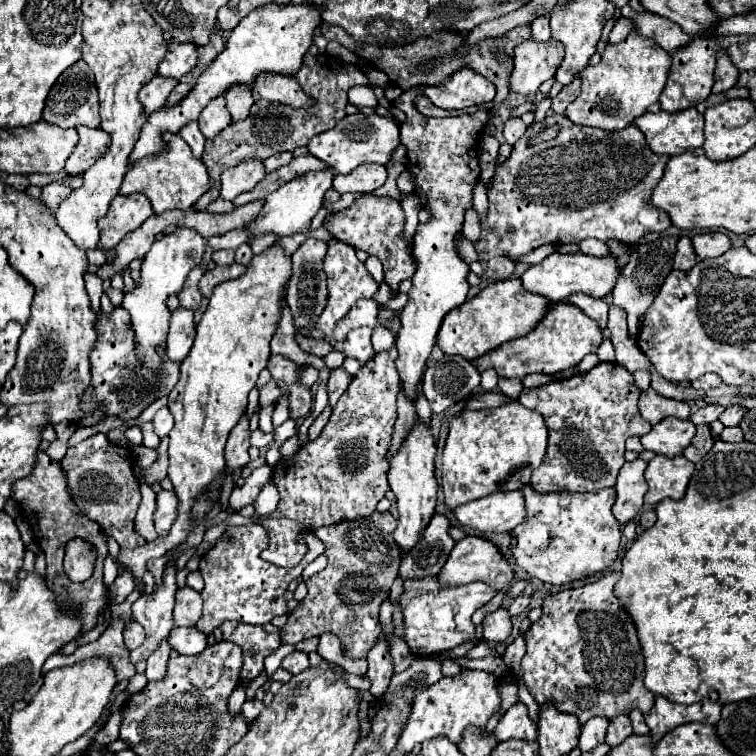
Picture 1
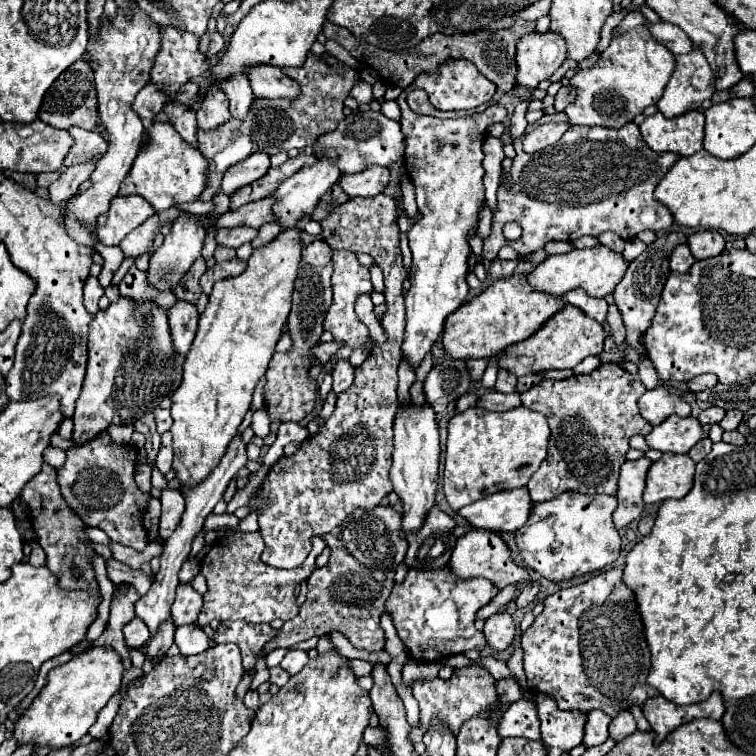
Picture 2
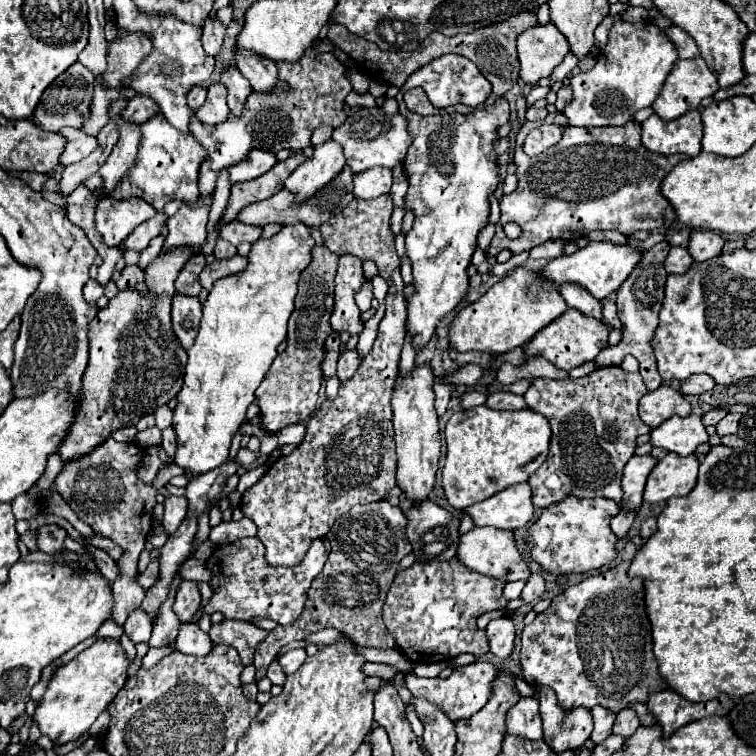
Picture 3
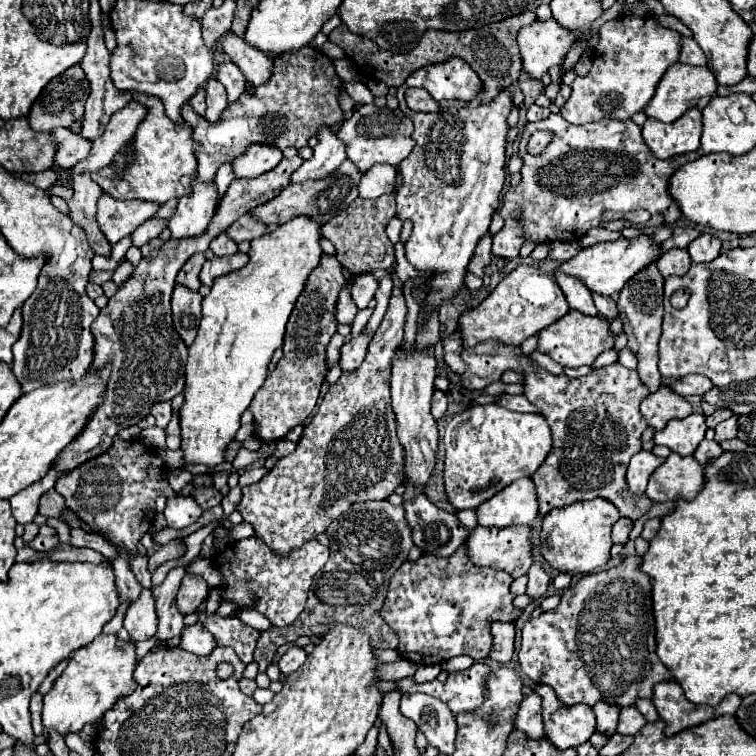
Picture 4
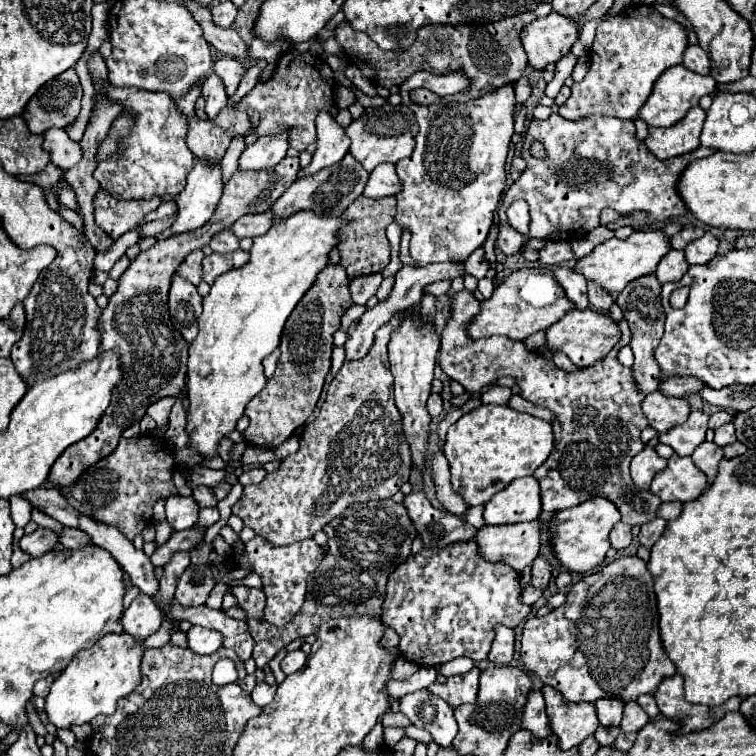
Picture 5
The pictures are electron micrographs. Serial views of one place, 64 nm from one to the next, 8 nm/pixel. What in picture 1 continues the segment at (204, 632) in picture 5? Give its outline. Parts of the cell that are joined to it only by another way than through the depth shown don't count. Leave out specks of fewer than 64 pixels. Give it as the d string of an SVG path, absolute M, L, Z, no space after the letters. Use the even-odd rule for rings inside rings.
M174 628L168 636L168 644L178 654L200 654L206 648L206 636L196 628Z

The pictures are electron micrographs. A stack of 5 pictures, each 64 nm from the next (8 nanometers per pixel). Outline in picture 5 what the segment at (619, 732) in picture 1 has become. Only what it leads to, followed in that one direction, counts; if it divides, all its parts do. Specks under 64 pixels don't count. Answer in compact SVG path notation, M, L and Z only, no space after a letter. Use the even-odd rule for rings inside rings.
M636 702L624 706L624 718L620 722L622 732L638 732L646 724L648 724L648 716Z

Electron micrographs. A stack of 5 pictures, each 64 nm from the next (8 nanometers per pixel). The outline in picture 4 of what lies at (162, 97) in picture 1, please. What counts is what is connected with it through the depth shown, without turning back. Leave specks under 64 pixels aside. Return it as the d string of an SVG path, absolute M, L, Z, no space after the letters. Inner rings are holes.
M136 100L128 102L122 110L112 114L104 134L94 140L92 152L88 154L86 160L78 162L74 168L70 168L70 178L78 176L82 172L96 172L104 166L108 166L114 158L114 154L128 144L128 140L134 136L138 124L144 120L148 114L148 108Z

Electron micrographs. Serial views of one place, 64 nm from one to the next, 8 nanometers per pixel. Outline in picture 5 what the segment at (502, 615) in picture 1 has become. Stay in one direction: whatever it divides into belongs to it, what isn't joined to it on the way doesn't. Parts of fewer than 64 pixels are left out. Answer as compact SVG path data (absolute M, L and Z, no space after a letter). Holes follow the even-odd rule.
M496 624L494 632L496 632L496 638L492 642L488 660L498 666L506 666L506 664L510 664L510 660L514 656L514 630L508 626Z

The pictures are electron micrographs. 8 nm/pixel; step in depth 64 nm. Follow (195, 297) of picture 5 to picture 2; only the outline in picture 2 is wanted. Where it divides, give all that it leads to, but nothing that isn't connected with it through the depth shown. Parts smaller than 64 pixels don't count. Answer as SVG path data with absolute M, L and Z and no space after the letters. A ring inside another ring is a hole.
M178 300L174 308L168 312L168 322L170 322L170 336L172 336L174 350L180 356L184 356L190 350L196 336L196 328L198 328L196 306L184 304Z

